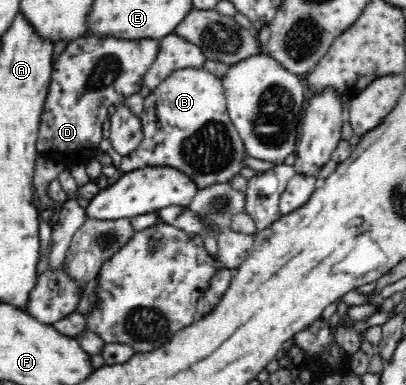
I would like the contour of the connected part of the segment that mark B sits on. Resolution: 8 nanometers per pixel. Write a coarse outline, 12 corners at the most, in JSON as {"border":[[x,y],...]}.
{"border":[[175,70],[144,98],[121,170],[199,189],[245,166],[221,79]]}

